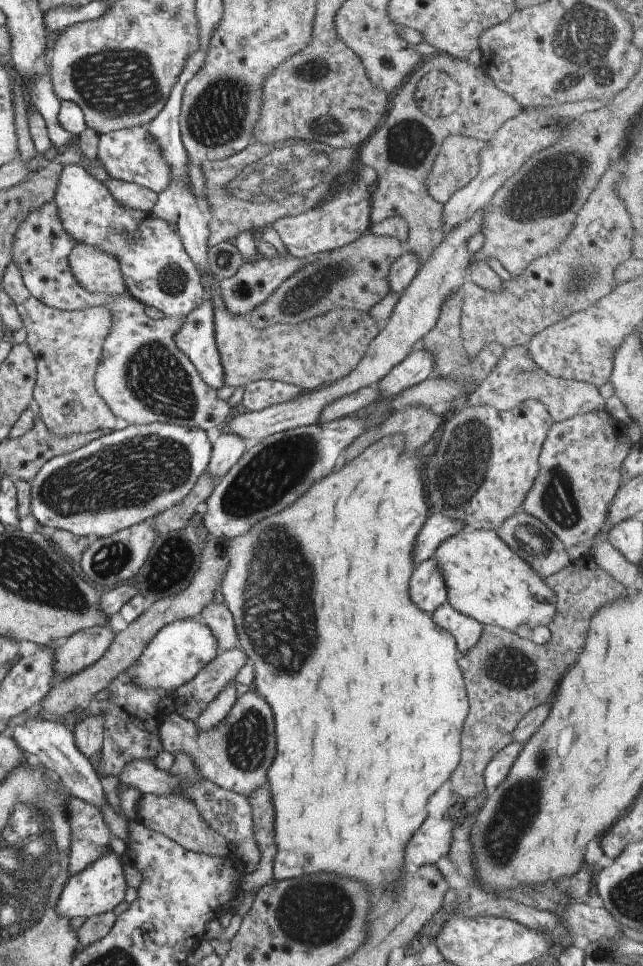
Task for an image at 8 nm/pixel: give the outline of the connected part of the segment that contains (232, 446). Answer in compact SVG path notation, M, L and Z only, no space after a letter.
M213 432L211 444L212 451L206 475L217 484L241 458L248 444L240 436L219 432Z

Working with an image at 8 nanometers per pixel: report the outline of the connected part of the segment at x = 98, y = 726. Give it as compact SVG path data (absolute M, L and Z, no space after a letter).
M91 715L79 719L73 726L72 735L75 746L86 758L99 753L102 745L103 721L99 715Z

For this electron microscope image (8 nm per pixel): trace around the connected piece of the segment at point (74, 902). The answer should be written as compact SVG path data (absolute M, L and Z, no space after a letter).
M108 850L101 858L87 865L81 872L71 875L64 884L55 901L54 910L58 917L71 920L71 918L89 918L98 914L114 910L123 901L125 880L121 871L121 860L119 856Z

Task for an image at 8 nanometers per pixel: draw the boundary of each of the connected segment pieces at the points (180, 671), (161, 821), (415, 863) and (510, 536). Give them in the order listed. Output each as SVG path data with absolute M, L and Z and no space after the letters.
M181 619L163 625L148 642L136 662L128 669L137 687L172 691L189 682L201 668L216 657L217 643L209 627L200 619Z
M143 793L136 806L135 821L140 821L146 829L164 834L182 849L211 856L223 856L232 852L232 849L227 847L228 842L226 838L214 831L203 820L203 817L198 813L195 803L189 797L184 797L179 793L167 793L164 795Z
M447 816L427 818L405 846L405 872L423 865L432 865L445 857L452 843L451 831L457 823Z
M525 512L515 513L512 517L505 519L495 531L499 537L508 542L509 548L512 548L513 552L542 579L564 569L570 562L565 553L565 546L555 534L541 521Z

